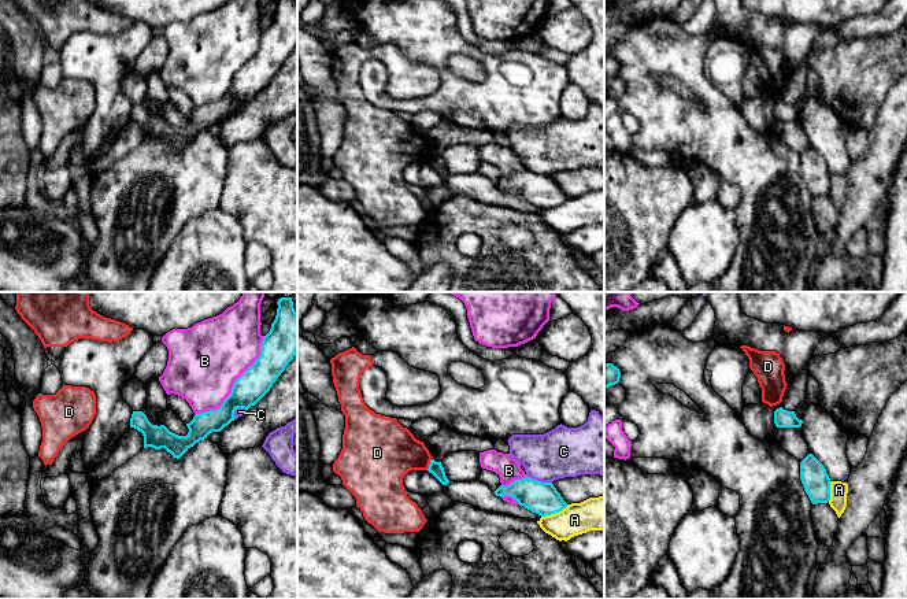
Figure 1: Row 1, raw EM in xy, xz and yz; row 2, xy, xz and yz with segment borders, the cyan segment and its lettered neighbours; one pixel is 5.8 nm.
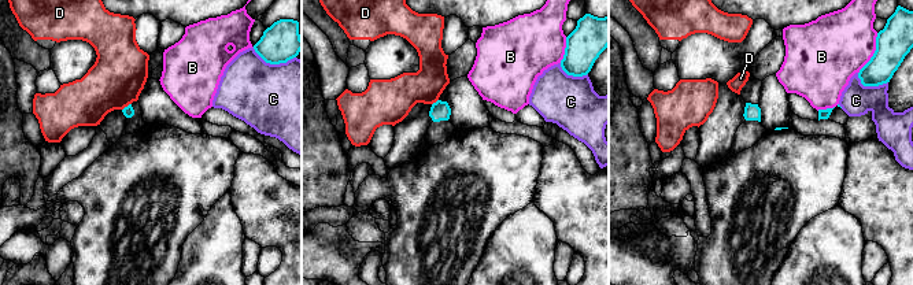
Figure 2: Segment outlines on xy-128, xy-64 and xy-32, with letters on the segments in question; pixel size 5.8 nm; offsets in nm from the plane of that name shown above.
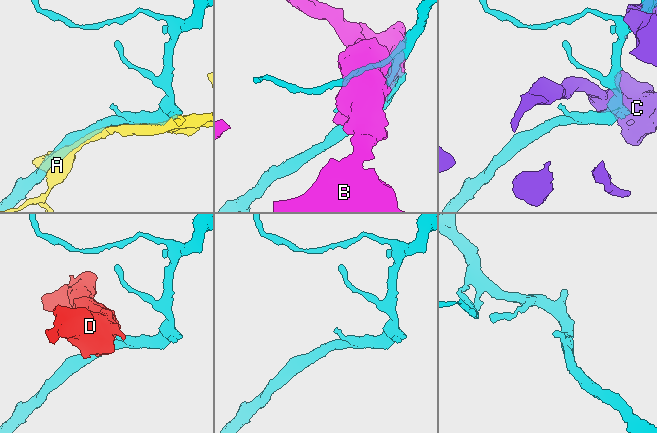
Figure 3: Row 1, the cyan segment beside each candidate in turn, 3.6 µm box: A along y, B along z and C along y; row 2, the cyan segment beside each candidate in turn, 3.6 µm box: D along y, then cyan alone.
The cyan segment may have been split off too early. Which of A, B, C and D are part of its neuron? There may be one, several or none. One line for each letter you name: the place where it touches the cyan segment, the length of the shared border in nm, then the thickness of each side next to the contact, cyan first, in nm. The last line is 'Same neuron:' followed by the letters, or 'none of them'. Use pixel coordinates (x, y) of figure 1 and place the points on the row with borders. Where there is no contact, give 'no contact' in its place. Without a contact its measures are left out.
Same neuron: none of them

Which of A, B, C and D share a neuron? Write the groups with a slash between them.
A / B / C / D

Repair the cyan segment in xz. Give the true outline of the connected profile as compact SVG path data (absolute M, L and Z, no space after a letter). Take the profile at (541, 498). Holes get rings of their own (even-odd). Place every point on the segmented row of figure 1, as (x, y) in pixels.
M527 476L507 487L500 485L493 493L512 496L519 506L541 517L559 513L569 506L552 482L541 482Z

